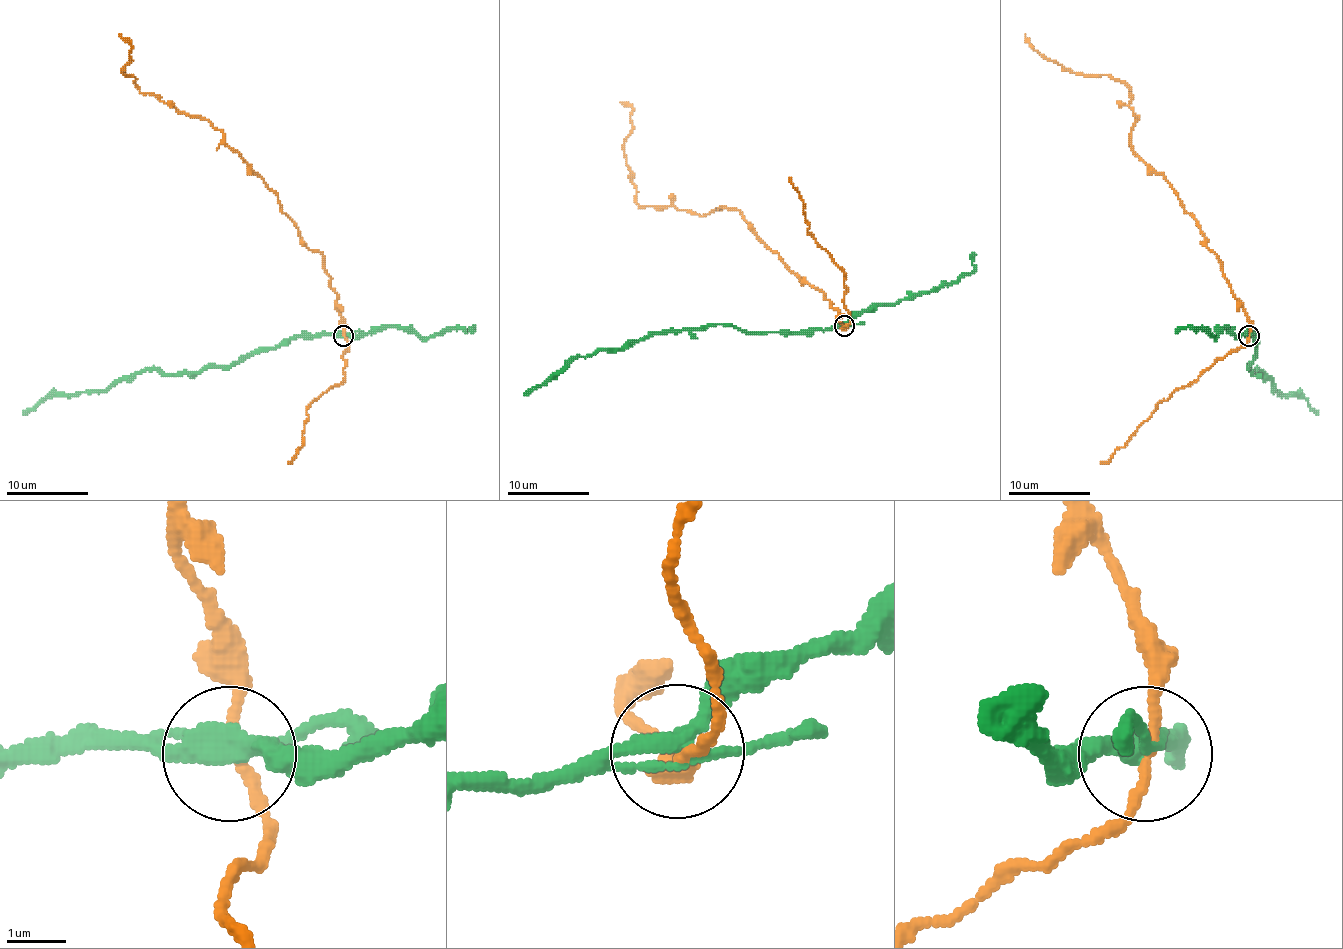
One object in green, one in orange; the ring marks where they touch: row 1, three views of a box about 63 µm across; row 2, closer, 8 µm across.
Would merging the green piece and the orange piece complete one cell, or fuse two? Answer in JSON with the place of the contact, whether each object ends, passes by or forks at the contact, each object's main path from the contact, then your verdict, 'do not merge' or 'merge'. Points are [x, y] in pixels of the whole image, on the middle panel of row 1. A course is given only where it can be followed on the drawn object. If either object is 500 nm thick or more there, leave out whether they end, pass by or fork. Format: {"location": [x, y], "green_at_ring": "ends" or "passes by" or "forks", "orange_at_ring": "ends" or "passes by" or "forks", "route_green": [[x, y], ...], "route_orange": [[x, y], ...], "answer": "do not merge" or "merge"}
{"location": [844, 325], "green_at_ring": "passes by", "orange_at_ring": "passes by", "route_green": [[844, 326], [791, 332], [744, 332], [722, 324], [662, 330], [614, 348], [571, 358], [524, 395]], "route_orange": [[844, 326], [738, 210], [699, 216], [640, 206], [624, 147], [632, 108], [620, 102]], "answer": "do not merge"}

